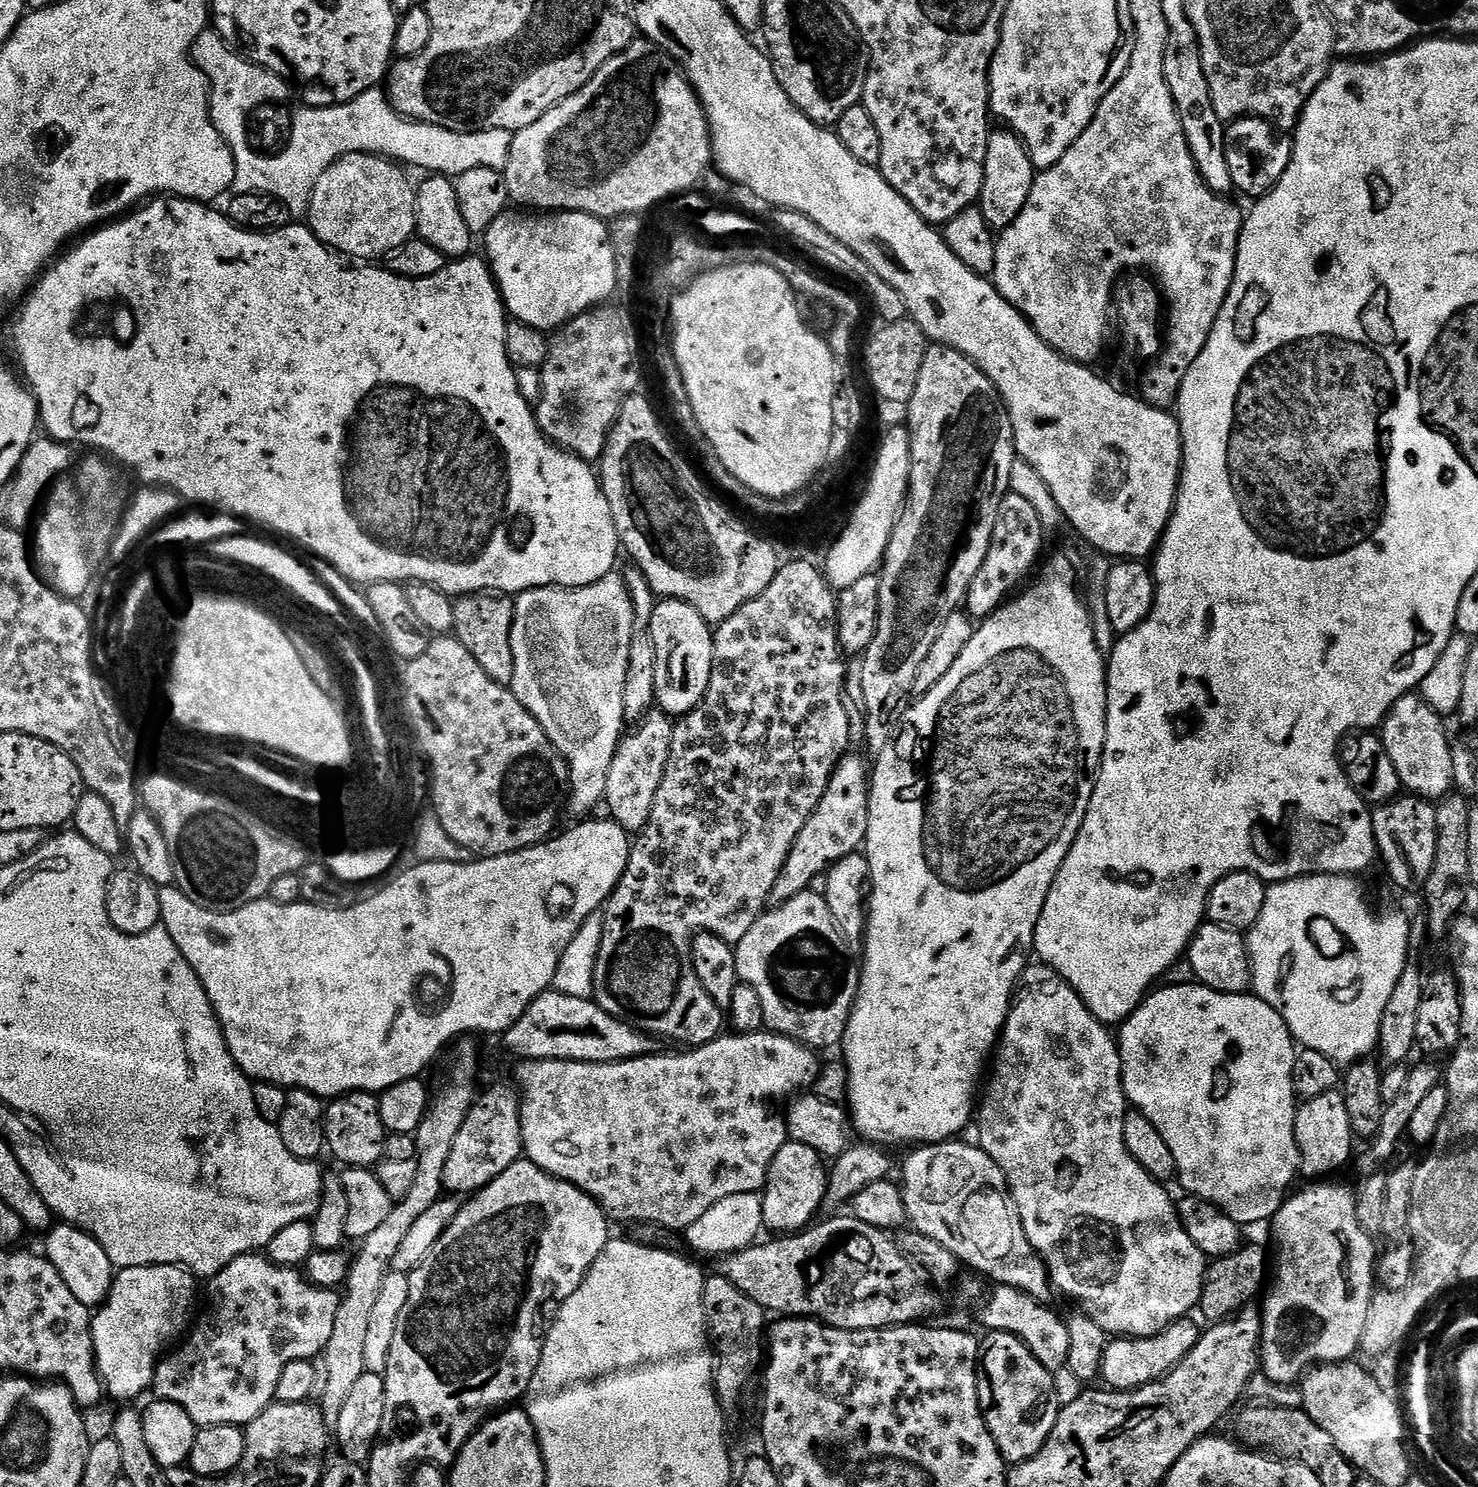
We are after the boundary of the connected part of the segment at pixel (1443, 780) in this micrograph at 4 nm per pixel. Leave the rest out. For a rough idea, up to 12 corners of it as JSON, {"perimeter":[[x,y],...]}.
{"perimeter":[[1419,694],[1378,729],[1401,785],[1439,802],[1456,760],[1445,717]]}

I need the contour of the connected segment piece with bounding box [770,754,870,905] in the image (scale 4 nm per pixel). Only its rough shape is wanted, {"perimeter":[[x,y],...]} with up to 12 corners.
{"perimeter":[[845,754],[798,834],[770,897],[813,877],[868,833],[870,768]]}

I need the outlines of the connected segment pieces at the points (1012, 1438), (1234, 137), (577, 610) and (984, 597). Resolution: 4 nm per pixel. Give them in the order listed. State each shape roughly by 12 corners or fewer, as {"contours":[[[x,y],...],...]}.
{"contours":[[[1012,1334],[980,1340],[978,1402],[1005,1465],[1034,1458],[1057,1377]],[[1257,116],[1224,129],[1232,187],[1265,196],[1293,137]],[[623,575],[514,600],[512,693],[595,813],[626,732]],[[1013,492],[966,611],[987,620],[1041,563],[1046,529]]]}

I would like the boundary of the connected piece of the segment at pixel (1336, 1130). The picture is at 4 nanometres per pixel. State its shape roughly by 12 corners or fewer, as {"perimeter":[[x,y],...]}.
{"perimeter":[[1343,1091],[1296,1110],[1299,1171],[1324,1178],[1352,1156]]}

